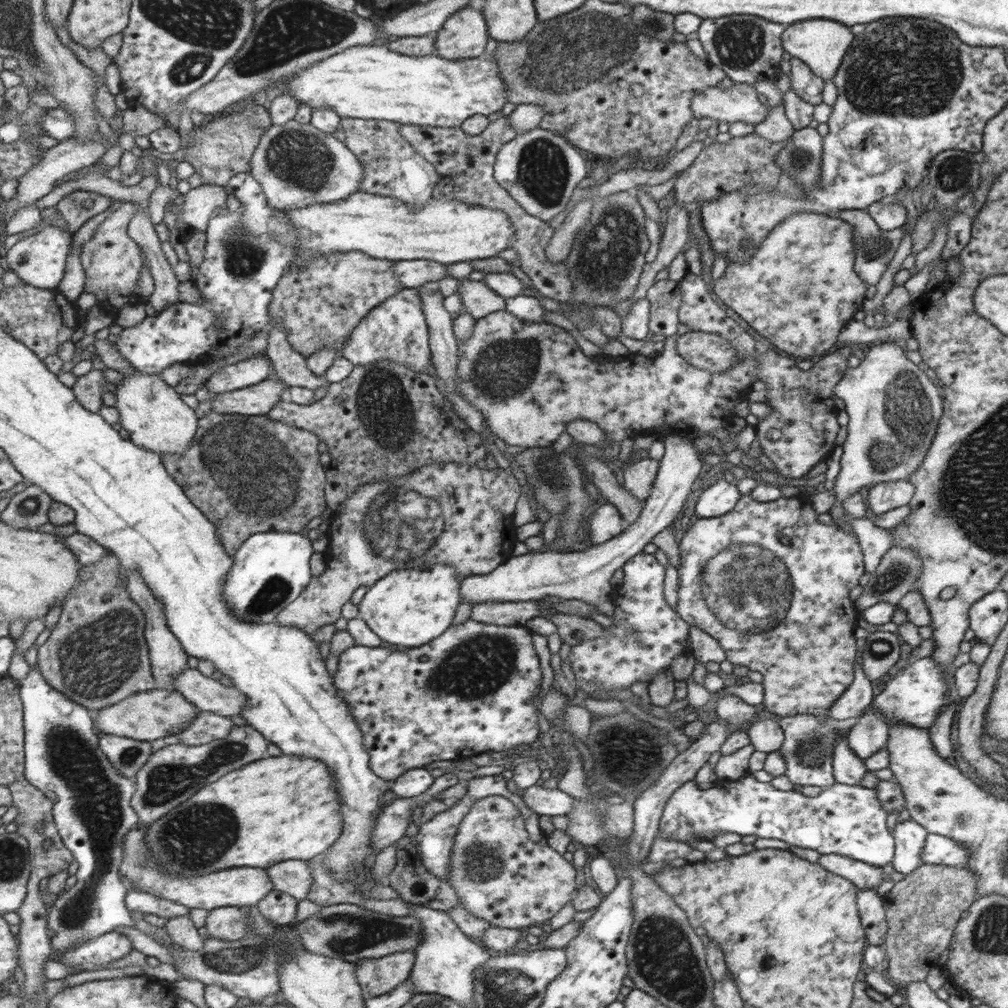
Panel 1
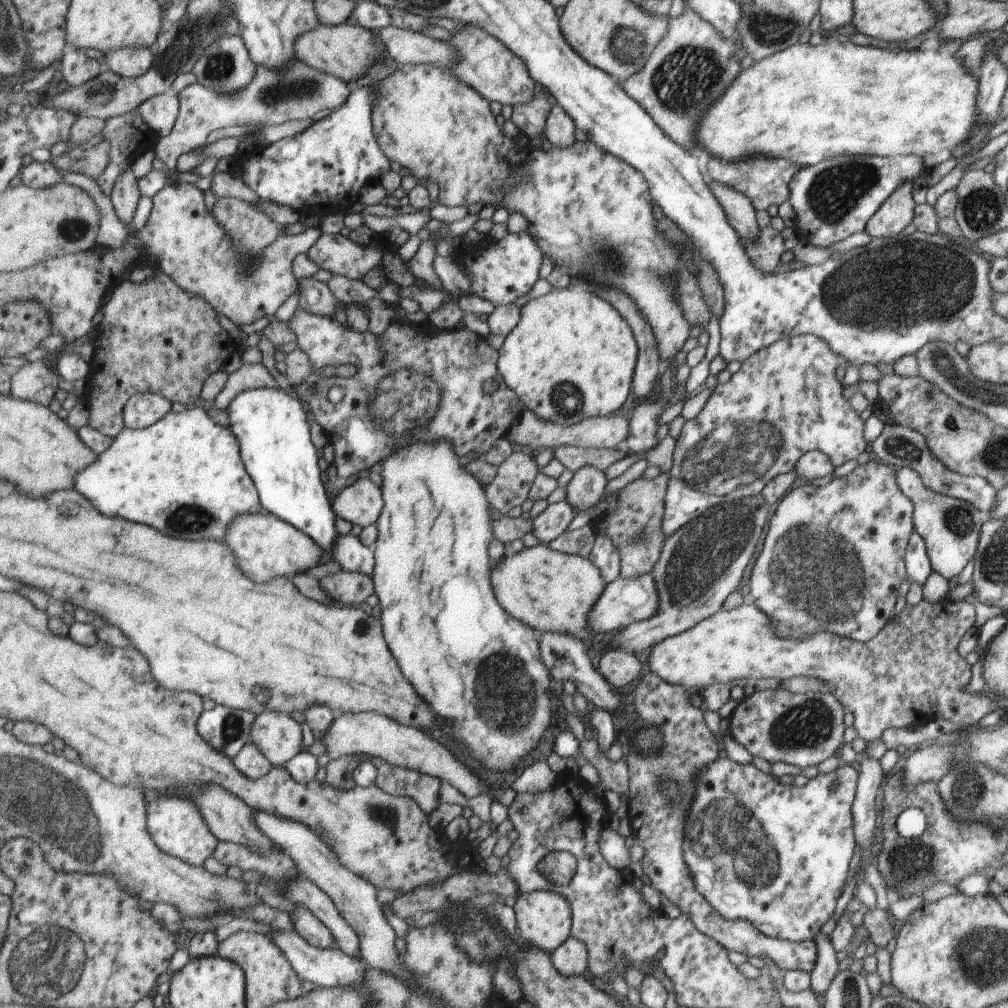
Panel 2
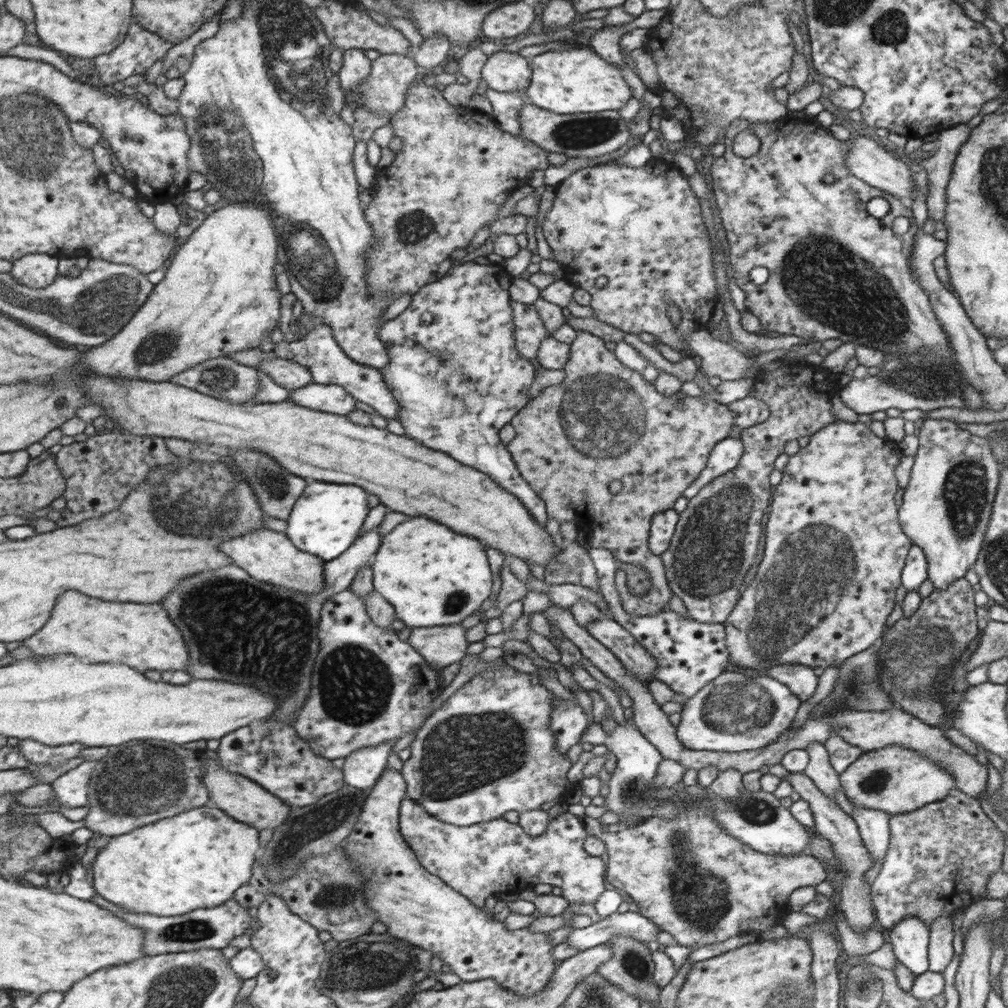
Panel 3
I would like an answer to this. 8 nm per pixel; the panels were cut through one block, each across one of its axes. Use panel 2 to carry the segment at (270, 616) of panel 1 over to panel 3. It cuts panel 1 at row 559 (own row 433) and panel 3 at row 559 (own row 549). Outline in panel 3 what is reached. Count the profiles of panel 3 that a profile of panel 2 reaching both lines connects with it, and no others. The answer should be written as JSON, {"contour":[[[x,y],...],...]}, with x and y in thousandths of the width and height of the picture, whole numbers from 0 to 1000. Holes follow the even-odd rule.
{"contour":[[[311,477],[303,484],[301,492],[285,516],[284,529],[295,544],[312,550],[318,556],[329,557],[344,548],[349,542],[354,526],[364,510],[362,488],[349,479]]]}

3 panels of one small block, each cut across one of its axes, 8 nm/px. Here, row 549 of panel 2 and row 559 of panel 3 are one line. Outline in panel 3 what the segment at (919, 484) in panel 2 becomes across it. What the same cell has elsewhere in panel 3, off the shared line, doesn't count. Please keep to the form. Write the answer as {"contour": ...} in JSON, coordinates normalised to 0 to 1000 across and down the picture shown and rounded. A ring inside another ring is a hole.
{"contour":[[[920,414],[911,428],[912,443],[895,490],[893,522],[916,546],[926,584],[938,585],[955,572],[973,548],[993,466],[978,435],[963,432],[944,417]]]}

